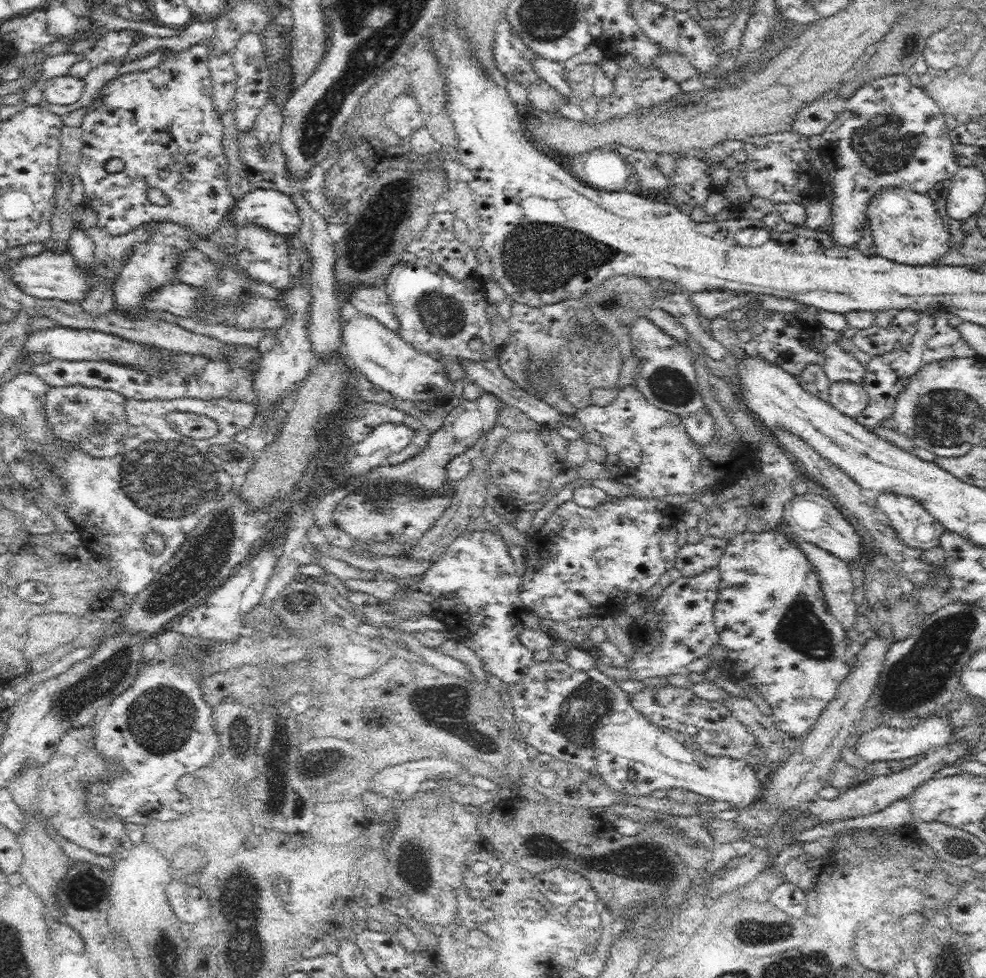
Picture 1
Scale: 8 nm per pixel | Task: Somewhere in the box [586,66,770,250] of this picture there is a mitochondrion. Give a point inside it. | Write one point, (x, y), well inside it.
(688, 104)

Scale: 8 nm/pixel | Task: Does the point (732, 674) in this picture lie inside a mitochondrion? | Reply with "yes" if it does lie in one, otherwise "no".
no

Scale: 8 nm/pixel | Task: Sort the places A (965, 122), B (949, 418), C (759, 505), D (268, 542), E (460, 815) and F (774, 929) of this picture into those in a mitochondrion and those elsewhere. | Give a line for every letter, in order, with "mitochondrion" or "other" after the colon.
A: other
B: mitochondrion
C: other
D: other
E: other
F: mitochondrion

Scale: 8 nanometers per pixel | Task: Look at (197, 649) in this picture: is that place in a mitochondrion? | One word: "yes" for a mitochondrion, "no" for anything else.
yes

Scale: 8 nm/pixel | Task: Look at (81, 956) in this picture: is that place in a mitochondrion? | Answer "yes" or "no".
no

